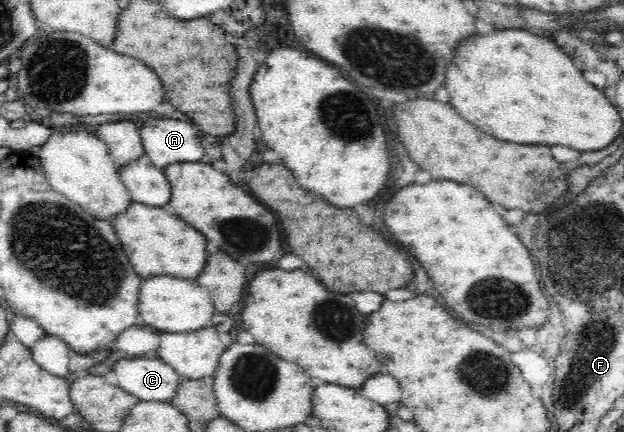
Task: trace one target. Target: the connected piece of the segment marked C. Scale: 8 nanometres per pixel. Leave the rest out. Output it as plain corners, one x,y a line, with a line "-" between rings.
129,357
128,360
118,360
111,370
116,376
116,386
126,391
126,393
136,397
140,401
166,402
176,396
179,376
174,369
158,357

